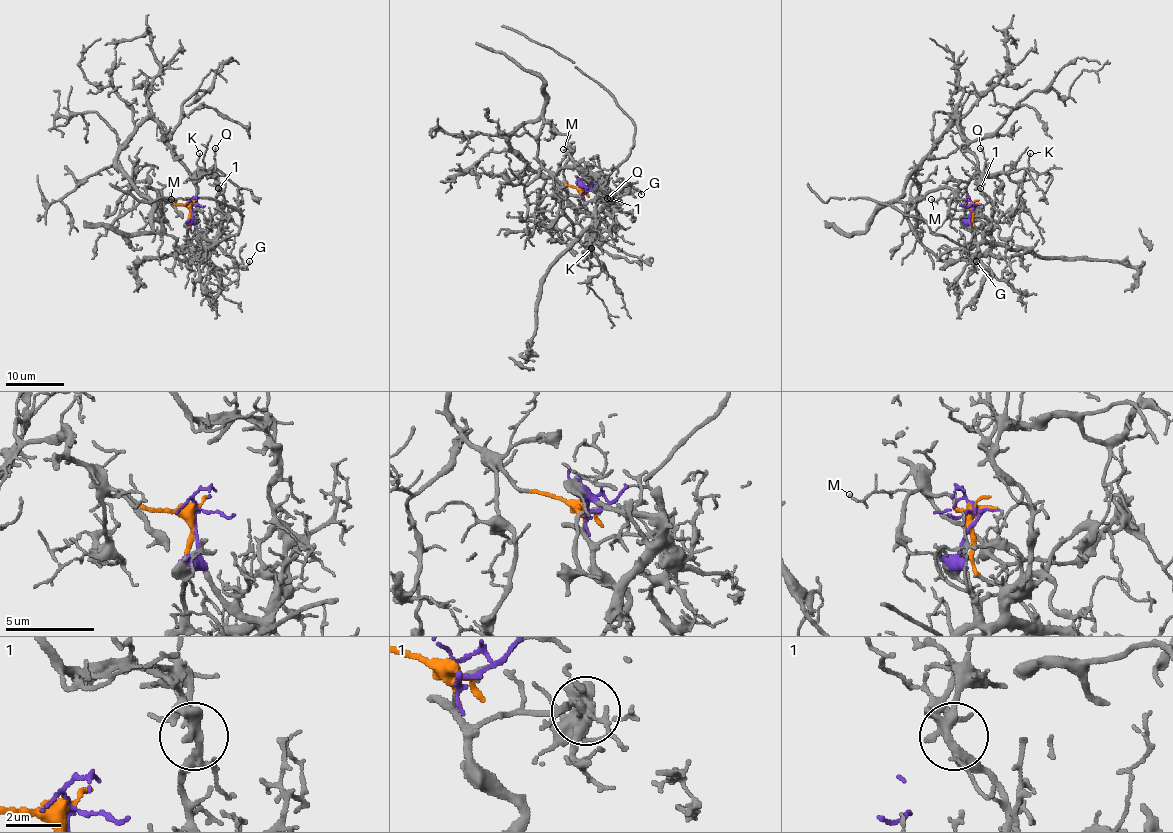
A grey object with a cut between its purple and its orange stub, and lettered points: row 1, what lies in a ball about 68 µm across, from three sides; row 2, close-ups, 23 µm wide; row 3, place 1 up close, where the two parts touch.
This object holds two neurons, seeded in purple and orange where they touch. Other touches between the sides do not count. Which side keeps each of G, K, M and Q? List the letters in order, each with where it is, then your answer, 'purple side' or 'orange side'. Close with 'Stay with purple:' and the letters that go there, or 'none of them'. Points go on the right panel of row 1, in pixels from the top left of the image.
G: place (976, 261); purple side
K: place (1030, 153); orange side
M: place (931, 199); orange side
Q: place (980, 148); purple side
Stay with purple: G, Q

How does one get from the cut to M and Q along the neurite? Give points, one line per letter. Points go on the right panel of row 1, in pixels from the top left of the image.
M: (974, 206), (948, 197), (935, 202), (932, 199)
Q: (974, 206), (969, 224), (977, 243), (992, 215), (992, 203), (980, 188), (985, 163), (980, 147)

